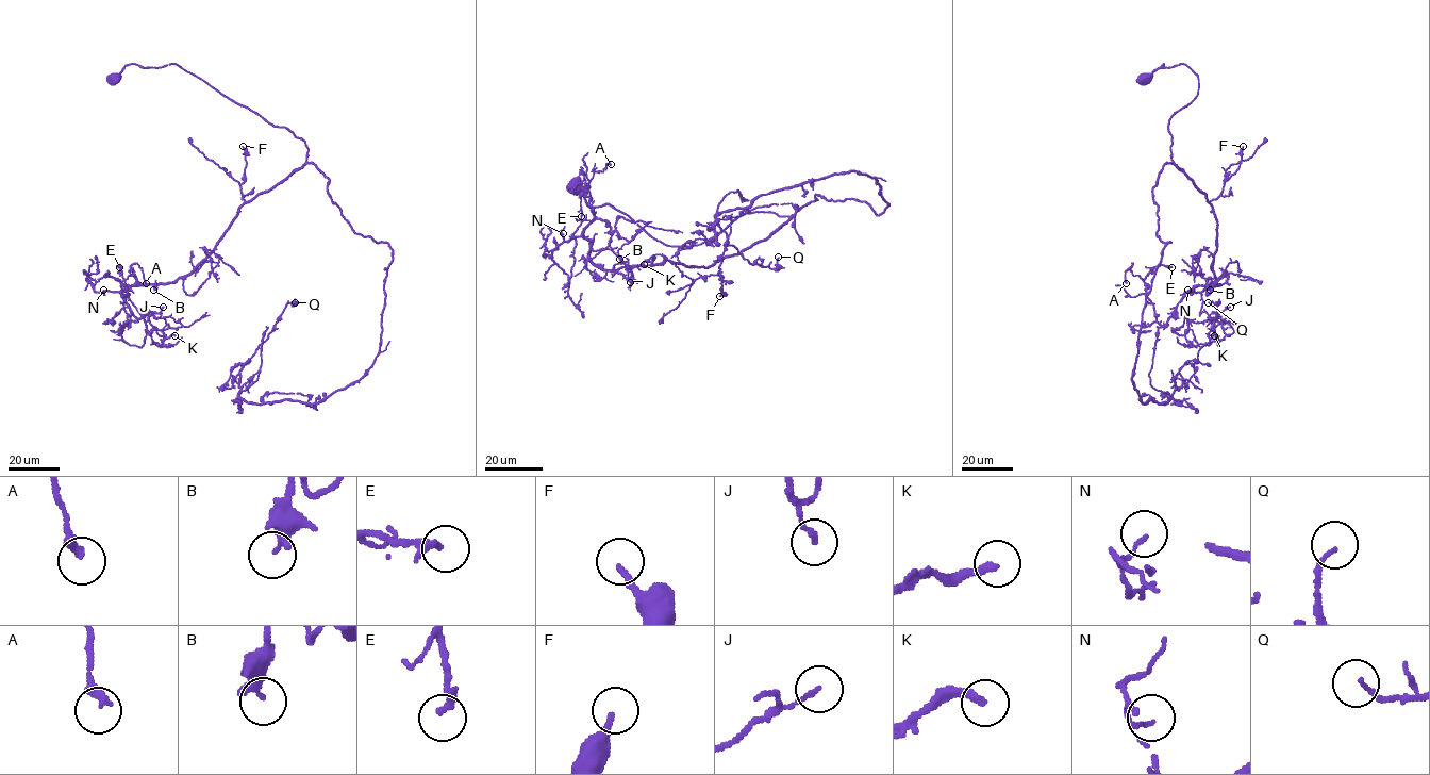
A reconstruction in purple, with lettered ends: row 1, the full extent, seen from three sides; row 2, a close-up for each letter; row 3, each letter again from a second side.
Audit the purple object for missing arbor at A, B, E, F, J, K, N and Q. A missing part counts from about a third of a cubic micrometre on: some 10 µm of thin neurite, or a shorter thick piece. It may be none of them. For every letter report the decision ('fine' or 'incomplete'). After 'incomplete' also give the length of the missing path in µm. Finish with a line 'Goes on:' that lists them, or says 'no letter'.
A: fine
B: fine
E: fine
F: fine
J: fine
K: fine
N: fine
Q: fine
Goes on: no letter

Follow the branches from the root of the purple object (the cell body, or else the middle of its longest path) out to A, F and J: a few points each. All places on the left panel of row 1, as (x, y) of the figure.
A: (114, 78), (129, 64), (177, 64), (308, 148), (189, 274), (128, 285), (128, 326), (132, 264), (146, 283)
F: (114, 78), (129, 64), (177, 64), (286, 128), (304, 142), (306, 160), (246, 201), (243, 146)
J: (114, 78), (177, 64), (308, 148), (189, 274), (126, 287), (165, 319), (160, 335), (148, 313), (163, 307)

